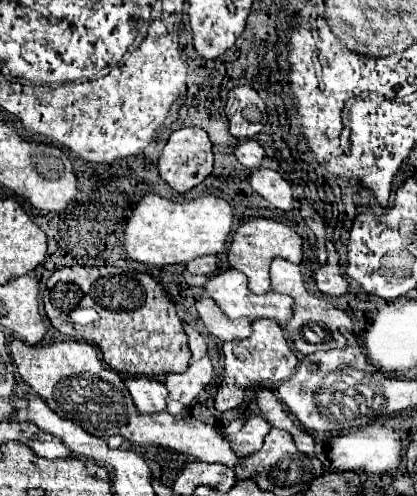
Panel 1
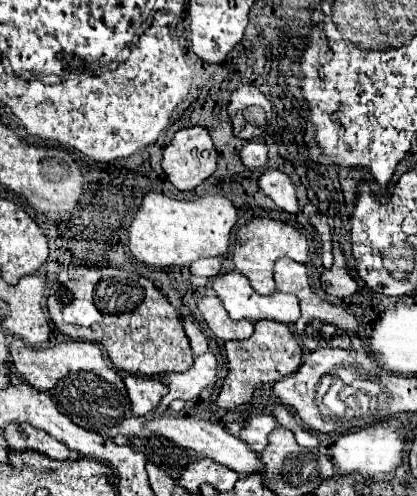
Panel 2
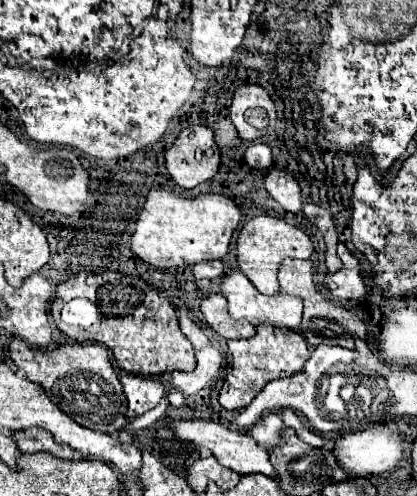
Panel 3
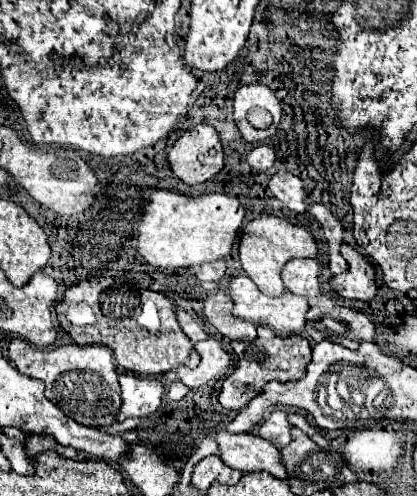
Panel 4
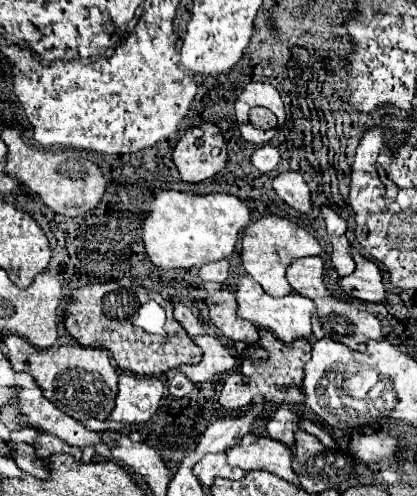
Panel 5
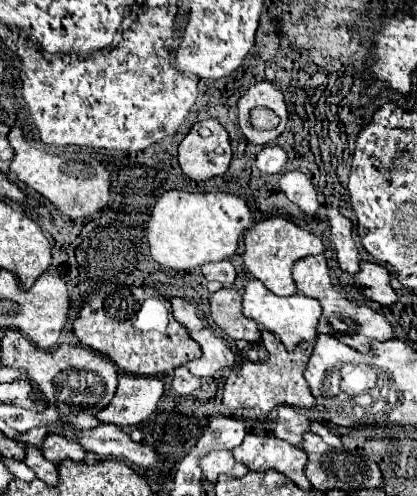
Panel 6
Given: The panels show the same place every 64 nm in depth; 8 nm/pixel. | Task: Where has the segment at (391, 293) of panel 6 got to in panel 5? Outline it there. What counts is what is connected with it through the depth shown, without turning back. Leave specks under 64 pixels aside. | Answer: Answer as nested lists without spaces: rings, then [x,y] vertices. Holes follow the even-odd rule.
[[[352,250],[356,270],[354,274],[340,280],[340,288],[354,298],[366,300],[366,302],[384,302],[386,300],[386,288],[382,284],[382,270],[356,250]]]

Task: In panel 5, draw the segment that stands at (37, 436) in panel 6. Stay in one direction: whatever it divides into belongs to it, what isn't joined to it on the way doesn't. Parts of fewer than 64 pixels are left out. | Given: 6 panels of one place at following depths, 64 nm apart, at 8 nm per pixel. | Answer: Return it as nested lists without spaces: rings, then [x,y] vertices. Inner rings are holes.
[[[22,428],[22,430],[18,430],[18,432],[12,432],[10,434],[10,438],[12,440],[24,440],[24,442],[28,442],[28,444],[32,444],[34,440],[36,440],[36,436],[40,434],[40,430],[36,430],[36,428]]]

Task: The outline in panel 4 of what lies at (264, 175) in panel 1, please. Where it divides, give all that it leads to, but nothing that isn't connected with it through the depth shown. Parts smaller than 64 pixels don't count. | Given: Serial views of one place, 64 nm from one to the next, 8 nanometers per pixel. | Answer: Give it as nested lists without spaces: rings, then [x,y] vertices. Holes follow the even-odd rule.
[[[280,170],[280,172],[272,174],[272,178],[268,182],[268,188],[290,210],[294,210],[294,212],[306,212],[306,208],[308,208],[308,204],[306,204],[306,192],[304,192],[302,180],[298,176]]]

